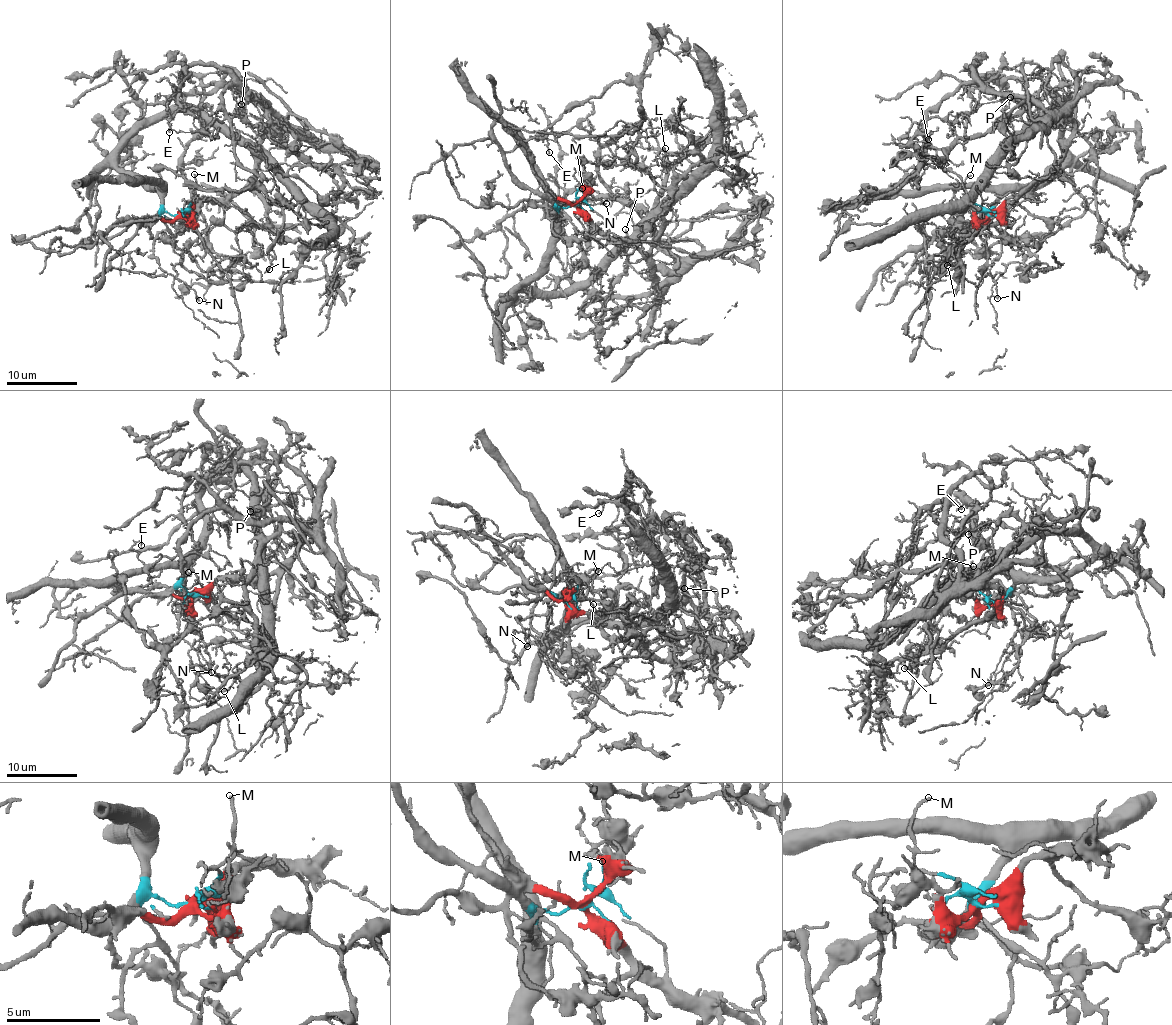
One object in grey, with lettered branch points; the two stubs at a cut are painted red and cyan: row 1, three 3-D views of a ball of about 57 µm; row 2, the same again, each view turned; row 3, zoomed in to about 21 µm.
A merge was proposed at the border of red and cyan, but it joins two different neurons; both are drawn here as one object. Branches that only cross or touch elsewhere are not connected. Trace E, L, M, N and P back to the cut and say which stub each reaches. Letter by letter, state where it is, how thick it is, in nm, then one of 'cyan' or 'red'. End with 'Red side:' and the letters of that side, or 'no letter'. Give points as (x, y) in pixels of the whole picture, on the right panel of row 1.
E: place (928, 139); calibre 130 nm; red
L: place (947, 265); calibre 110 nm; red
M: place (970, 175); calibre 130 nm; cyan
N: place (997, 298); calibre 180 nm; cyan
P: place (1010, 97); calibre 150 nm; red
Red side: E, L, P

